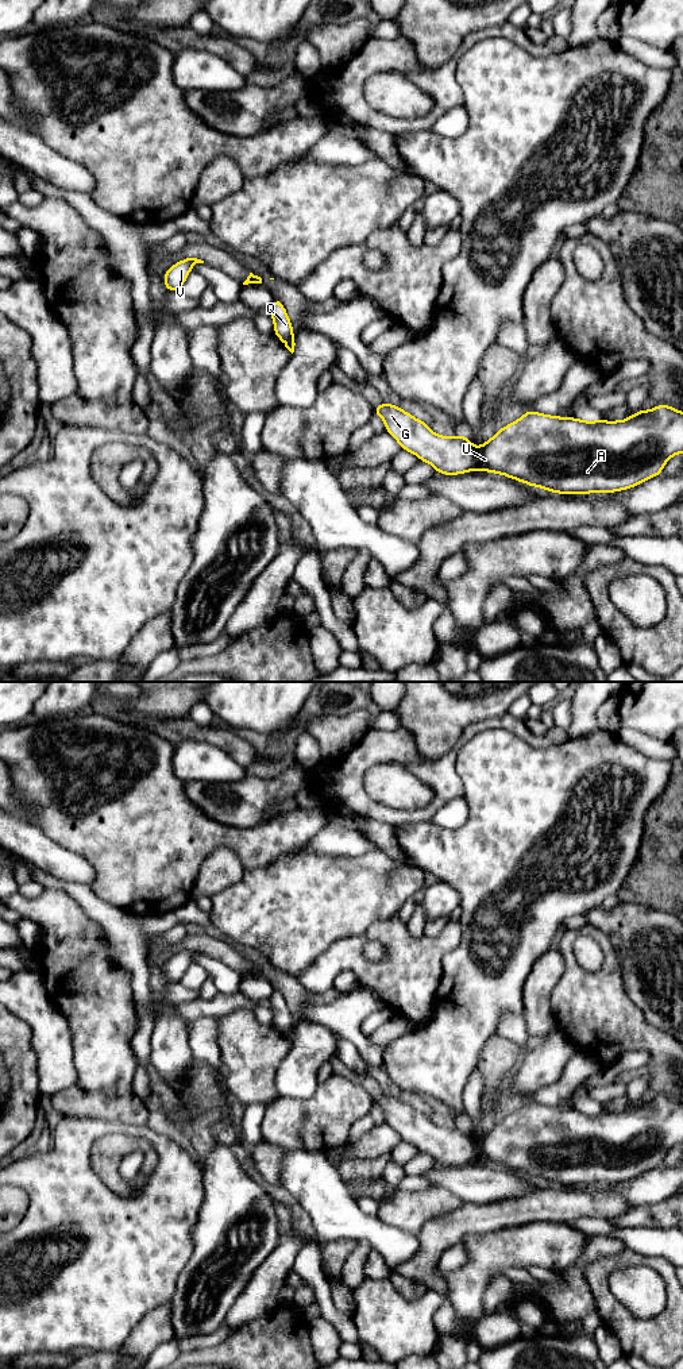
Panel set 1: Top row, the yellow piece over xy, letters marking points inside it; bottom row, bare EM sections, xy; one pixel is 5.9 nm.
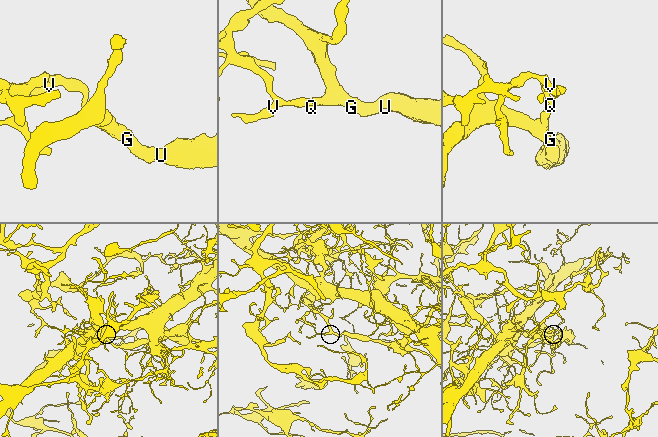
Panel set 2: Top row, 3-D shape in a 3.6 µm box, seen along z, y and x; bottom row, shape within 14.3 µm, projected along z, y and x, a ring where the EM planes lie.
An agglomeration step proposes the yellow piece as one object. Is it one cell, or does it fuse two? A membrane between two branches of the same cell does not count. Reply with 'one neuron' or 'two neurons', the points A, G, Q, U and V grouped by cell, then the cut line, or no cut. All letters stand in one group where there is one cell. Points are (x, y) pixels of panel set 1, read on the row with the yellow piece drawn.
two neurons; groups A G U / Q V; cut xy (293, 335), (284, 342)

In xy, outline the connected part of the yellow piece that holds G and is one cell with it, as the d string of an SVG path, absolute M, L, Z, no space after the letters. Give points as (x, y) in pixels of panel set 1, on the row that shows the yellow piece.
M385 401L373 409L373 414L383 420L386 432L397 440L401 451L409 451L420 462L429 463L437 474L460 475L479 470L499 474L528 486L541 487L543 490L564 495L617 493L636 487L651 478L661 475L665 463L672 456L683 454L683 412L676 410L668 404L659 404L648 410L640 409L630 417L616 421L603 419L586 421L576 417L525 410L518 420L498 429L481 447L474 447L466 435L456 433L452 437L437 435L424 420L418 420L402 408Z

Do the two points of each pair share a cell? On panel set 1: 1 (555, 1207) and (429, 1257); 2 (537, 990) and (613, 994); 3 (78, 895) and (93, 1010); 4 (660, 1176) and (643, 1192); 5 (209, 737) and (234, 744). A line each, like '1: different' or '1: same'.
1: same
2: different
3: different
4: same
5: same

